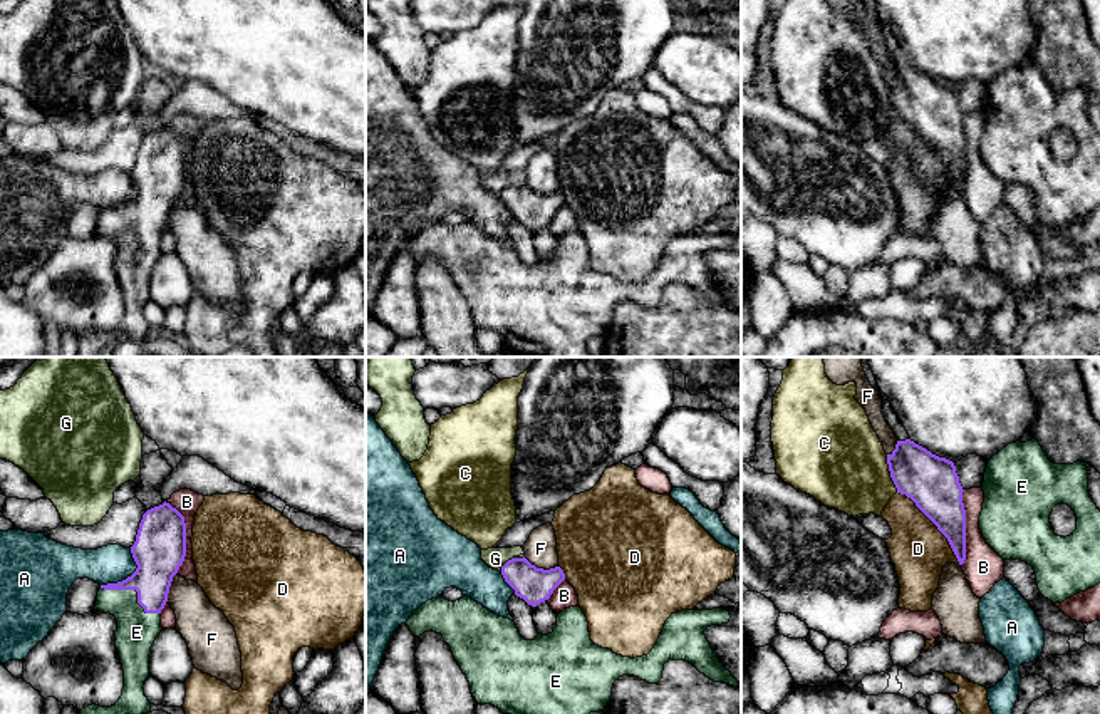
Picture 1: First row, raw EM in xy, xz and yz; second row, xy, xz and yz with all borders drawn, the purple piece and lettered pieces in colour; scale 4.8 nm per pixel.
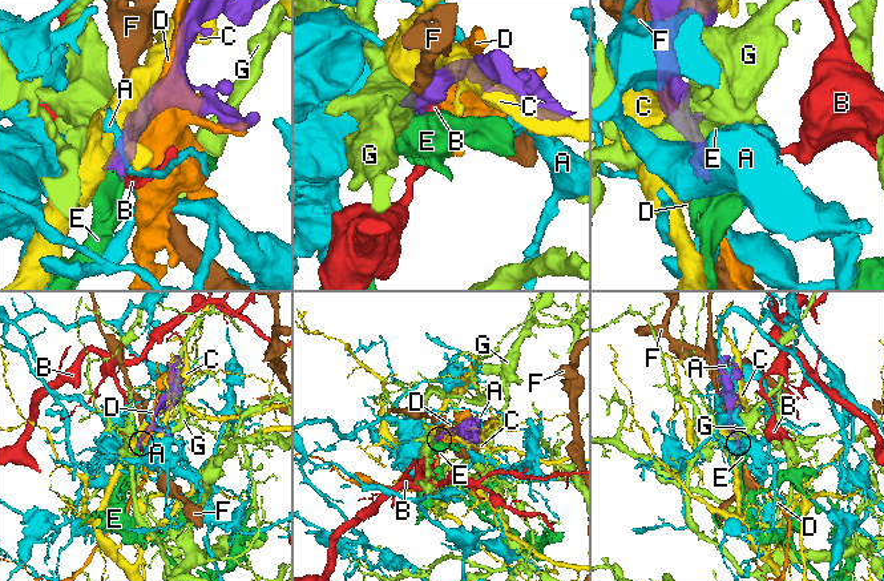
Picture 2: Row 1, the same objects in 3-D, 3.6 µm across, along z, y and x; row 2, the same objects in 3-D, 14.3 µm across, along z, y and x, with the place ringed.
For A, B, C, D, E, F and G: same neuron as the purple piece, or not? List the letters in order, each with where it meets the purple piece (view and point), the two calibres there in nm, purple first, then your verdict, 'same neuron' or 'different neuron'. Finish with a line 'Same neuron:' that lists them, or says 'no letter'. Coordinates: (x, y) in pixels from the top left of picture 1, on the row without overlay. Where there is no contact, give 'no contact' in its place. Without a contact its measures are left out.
A: meets purple in xy at (128, 201); 260 nm thick on the purple side, 180 nm on the other; different neuron
B: meets purple in yz at (965, 153); 240 nm thick on the purple side, 190 nm on the other; different neuron
C: meets purple in yz at (891, 98); 260 nm thick on the purple side, 420 nm on the other; different neuron
D: meets purple in yz at (934, 148); 260 nm thick on the purple side, 280 nm on the other; different neuron
E: meets purple in xy at (136, 215); 260 nm thick on the purple side, 190 nm on the other; same neuron
F: meets purple in xz at (540, 193); 170 nm thick on the purple side, 160 nm on the other; different neuron
G: meets purple in xz at (505, 188); 170 nm thick on the purple side, 100 nm on the other; different neuron
Same neuron: E

